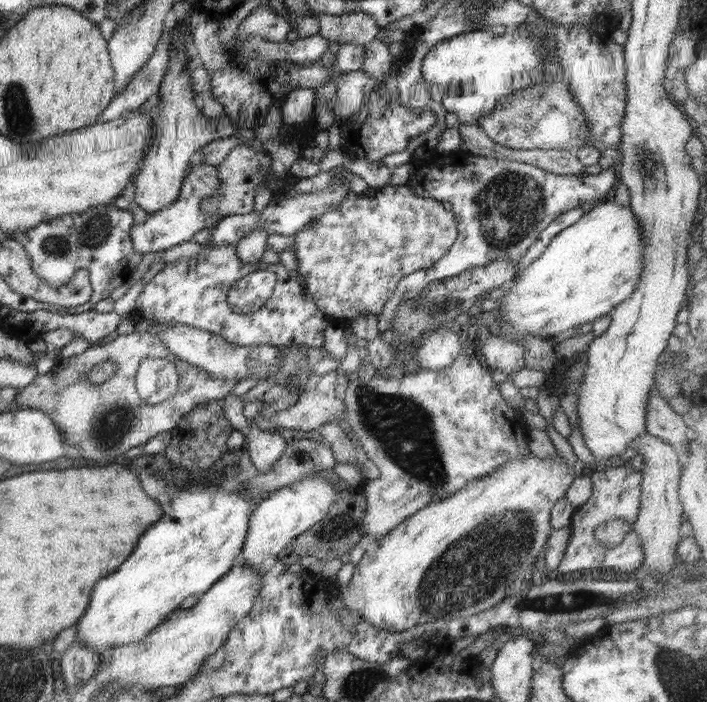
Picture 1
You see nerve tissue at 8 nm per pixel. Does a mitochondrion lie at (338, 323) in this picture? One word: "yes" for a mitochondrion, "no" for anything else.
no

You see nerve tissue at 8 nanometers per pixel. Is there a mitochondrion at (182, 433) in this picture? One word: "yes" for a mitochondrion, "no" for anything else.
no

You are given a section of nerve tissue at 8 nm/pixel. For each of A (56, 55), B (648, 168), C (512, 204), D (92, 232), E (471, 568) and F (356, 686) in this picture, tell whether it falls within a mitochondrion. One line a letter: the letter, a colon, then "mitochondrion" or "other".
A: other
B: mitochondrion
C: mitochondrion
D: mitochondrion
E: mitochondrion
F: mitochondrion

